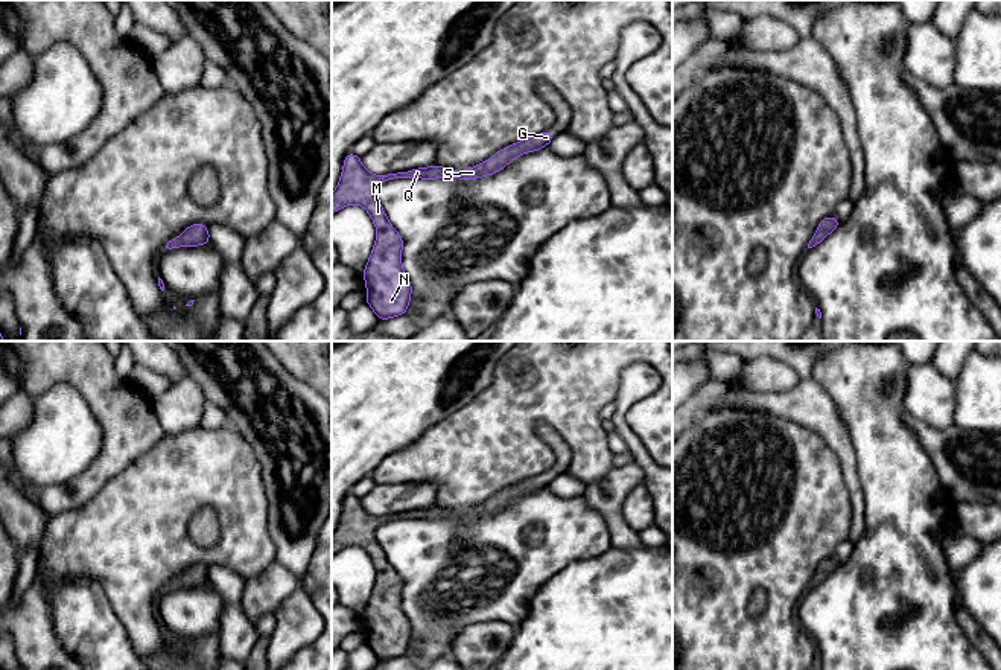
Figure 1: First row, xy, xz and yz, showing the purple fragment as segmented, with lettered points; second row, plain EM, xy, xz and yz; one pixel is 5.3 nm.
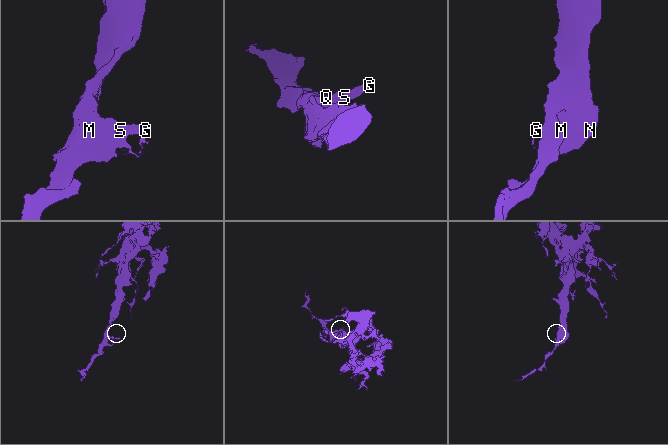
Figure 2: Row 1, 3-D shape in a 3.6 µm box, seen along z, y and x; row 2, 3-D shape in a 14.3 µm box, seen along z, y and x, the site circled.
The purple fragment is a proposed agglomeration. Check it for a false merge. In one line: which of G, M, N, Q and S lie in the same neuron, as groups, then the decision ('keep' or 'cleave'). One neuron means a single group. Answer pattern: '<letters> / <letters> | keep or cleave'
G M N Q S | keep

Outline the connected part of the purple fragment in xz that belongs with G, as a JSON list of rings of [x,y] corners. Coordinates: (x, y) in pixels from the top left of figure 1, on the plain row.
[[[546,471],[497,492],[487,502],[466,512],[434,506],[379,518],[362,507],[361,498],[353,493],[345,496],[338,528],[332,534],[332,556],[348,545],[359,545],[370,554],[376,566],[376,583],[364,611],[364,621],[367,626],[365,643],[380,662],[405,656],[411,643],[412,626],[402,608],[403,579],[389,565],[383,548],[377,542],[377,527],[394,519],[437,521],[450,518],[476,521],[499,513],[519,496],[542,490],[552,481],[554,477]]]

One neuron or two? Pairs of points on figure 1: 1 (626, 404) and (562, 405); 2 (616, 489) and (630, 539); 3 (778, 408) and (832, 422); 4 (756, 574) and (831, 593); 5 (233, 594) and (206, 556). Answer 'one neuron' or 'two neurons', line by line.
1: two neurons
2: one neuron
3: one neuron
4: two neurons
5: two neurons

